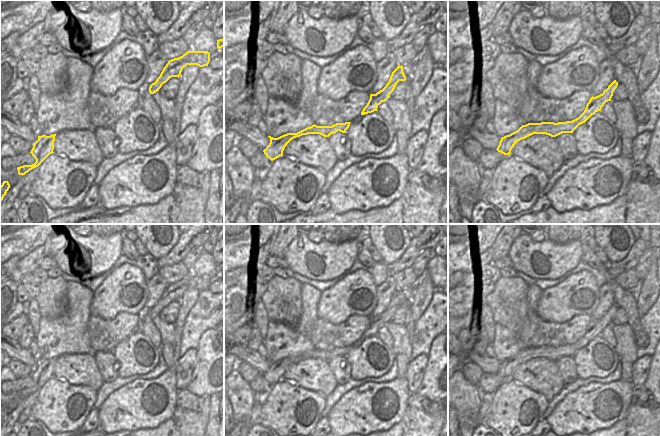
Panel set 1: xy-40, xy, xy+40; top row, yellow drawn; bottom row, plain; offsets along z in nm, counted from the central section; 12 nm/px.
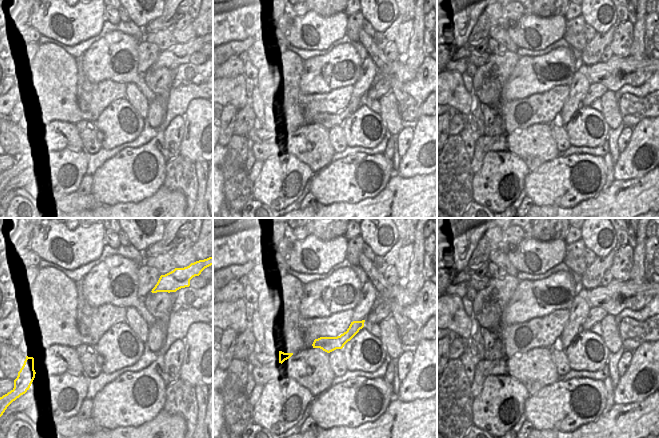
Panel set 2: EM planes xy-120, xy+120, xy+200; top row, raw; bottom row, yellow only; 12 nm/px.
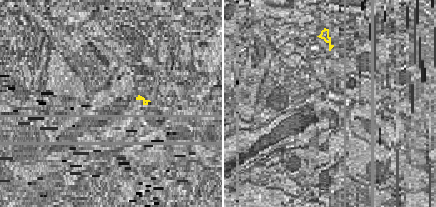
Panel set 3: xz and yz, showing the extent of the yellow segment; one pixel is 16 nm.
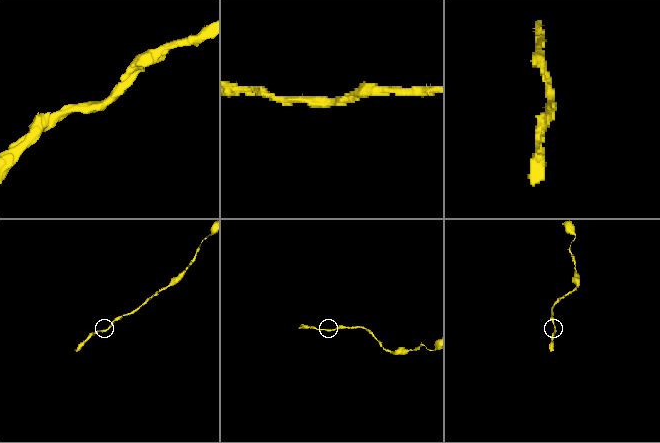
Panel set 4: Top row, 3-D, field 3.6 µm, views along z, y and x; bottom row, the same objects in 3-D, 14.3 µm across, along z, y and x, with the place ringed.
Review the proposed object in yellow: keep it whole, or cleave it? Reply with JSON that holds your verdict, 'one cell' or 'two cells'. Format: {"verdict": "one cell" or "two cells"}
{"verdict": "one cell"}

